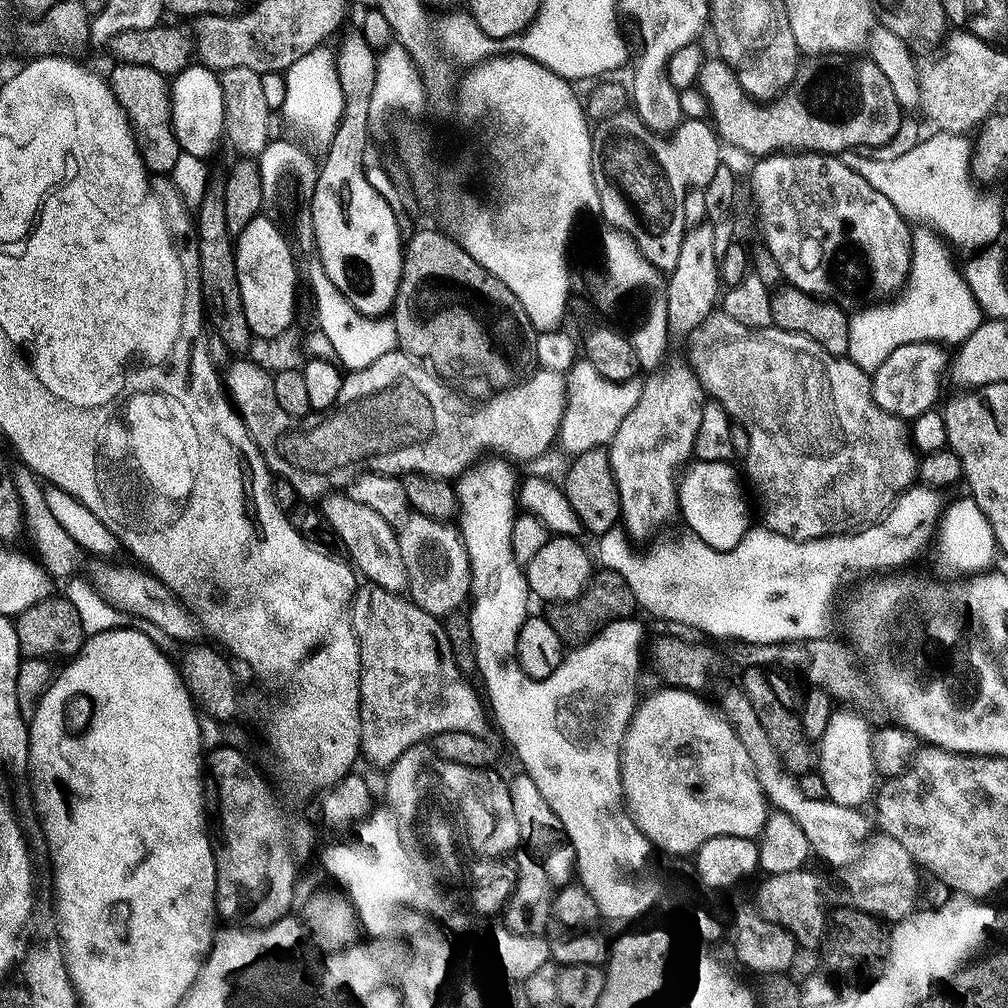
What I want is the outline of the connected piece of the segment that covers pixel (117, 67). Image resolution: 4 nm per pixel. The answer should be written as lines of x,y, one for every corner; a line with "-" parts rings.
119,62
113,65
112,73
107,73
106,79
118,106
128,119
128,125
132,127
132,136
136,139
136,149
140,151
144,167
152,174
171,174
174,162
178,162
182,149
172,129
169,81
161,72
150,66

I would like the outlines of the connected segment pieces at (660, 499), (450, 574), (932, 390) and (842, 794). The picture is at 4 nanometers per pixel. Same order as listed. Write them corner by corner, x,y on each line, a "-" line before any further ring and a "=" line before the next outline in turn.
687,363
668,366
669,364
653,371
647,377
649,380
645,379
641,383
634,410
630,410
626,418
622,418
622,426
618,426
611,444
606,448
620,499
619,519
624,531
633,541
646,539
655,528
662,527
672,515
677,515
678,477
685,465
693,459
694,438
698,436
698,425
702,422
702,410
706,403
704,387
698,383
=
412,514
399,525
396,532
398,550
402,552
402,565
405,567
407,583
407,595
413,604
437,618
447,618
461,607
460,603
469,599
472,591
472,571
468,555
464,549
464,541
460,533
451,523
436,520
433,516
421,516
=
924,341
922,343
906,343
898,346
887,355
886,360
880,364
878,368
871,373
871,394
875,400
875,404
880,409
886,410
903,420
913,420
919,417
926,410
933,409
937,403
938,394
940,392
940,374
948,366
948,354
939,343
935,341
=
848,708
833,711
818,746
818,766
827,785
825,792
838,805
860,808
873,799
878,788
876,760
872,750
873,731
869,724

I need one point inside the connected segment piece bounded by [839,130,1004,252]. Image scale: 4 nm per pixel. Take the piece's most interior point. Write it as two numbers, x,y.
930,183

